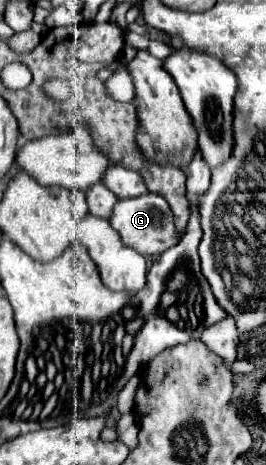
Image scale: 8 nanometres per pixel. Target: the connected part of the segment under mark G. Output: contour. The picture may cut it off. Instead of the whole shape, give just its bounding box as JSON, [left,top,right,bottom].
[110,192,180,256]

